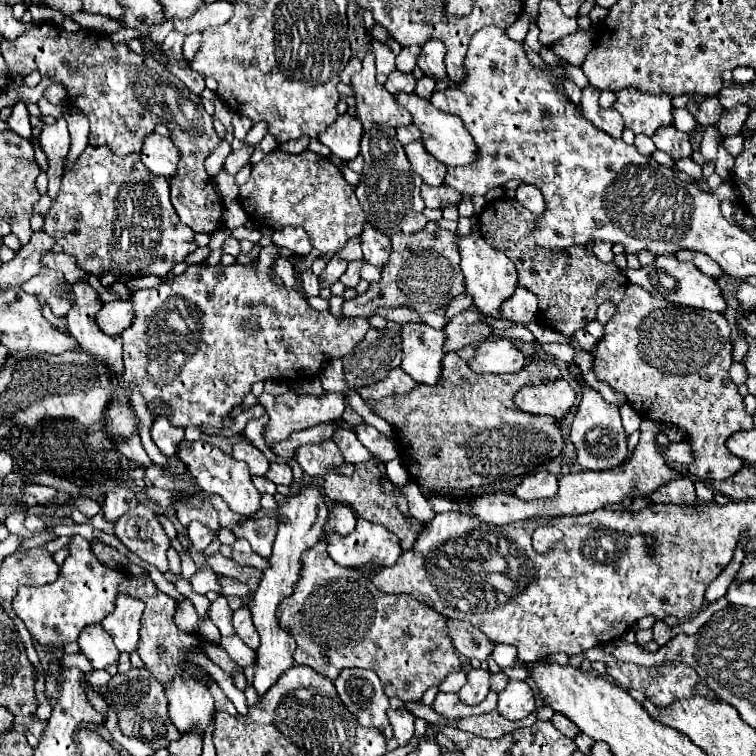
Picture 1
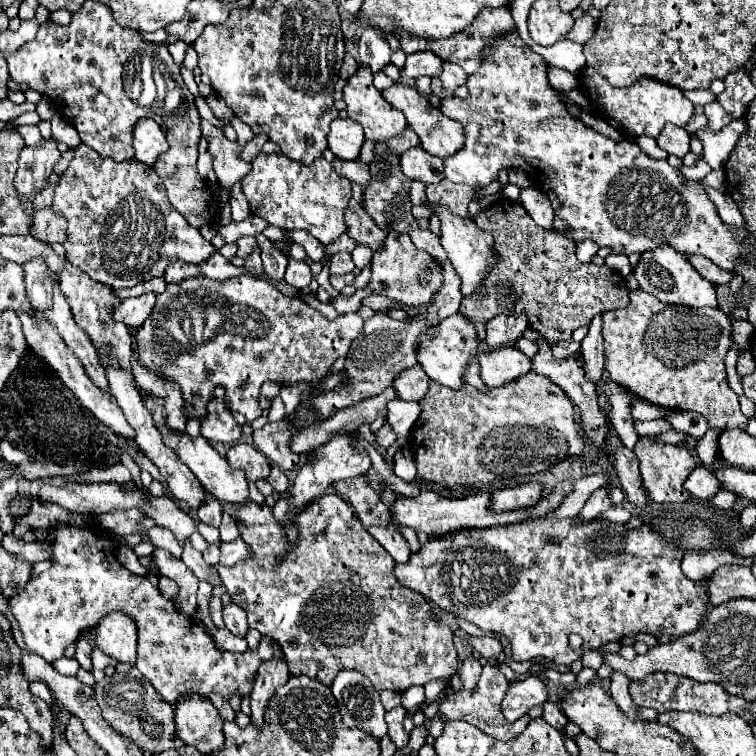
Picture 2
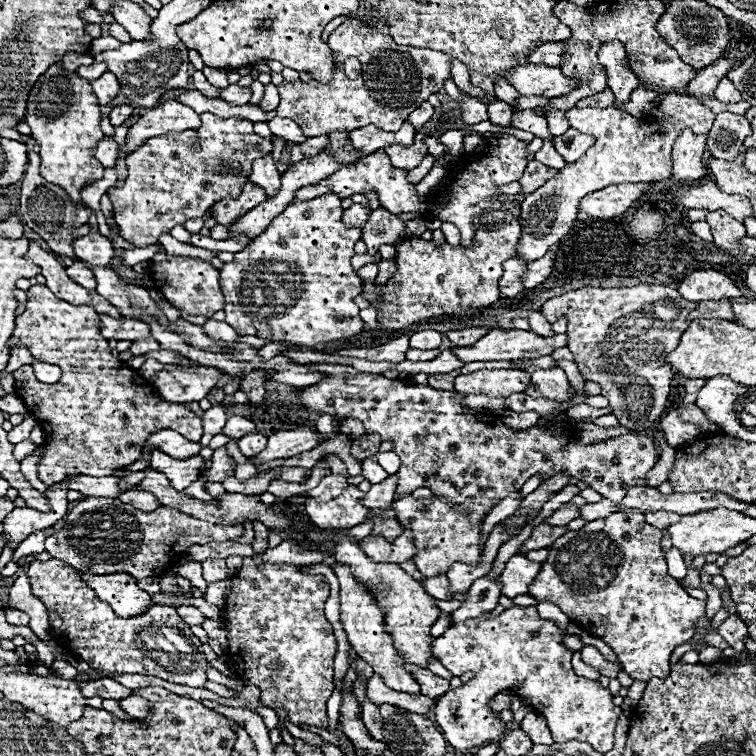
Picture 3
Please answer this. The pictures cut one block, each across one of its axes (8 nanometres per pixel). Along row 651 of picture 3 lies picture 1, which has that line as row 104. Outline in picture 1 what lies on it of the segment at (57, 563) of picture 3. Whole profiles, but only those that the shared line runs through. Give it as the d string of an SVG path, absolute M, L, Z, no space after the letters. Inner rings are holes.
M50 24L32 26L16 42L2 40L2 54L12 74L28 76L30 72L38 70L42 78L50 78L54 84L62 84L66 88L68 102L74 104L90 120L90 146L108 146L114 154L120 156L132 154L136 152L136 148L140 148L140 142L148 132L154 130L156 124L166 124L170 128L170 140L180 150L180 166L176 168L176 174L170 178L170 196L176 214L194 232L214 232L220 226L222 200L216 194L214 186L210 184L210 176L204 170L204 158L220 142L212 128L212 116L206 114L204 106L200 104L200 96L192 94L170 70L164 70L164 66L160 66L156 58L146 54L134 54L126 42L112 42L110 34L106 34L104 30L82 28L78 32L66 32ZM180 98L190 102L186 110L180 110Z

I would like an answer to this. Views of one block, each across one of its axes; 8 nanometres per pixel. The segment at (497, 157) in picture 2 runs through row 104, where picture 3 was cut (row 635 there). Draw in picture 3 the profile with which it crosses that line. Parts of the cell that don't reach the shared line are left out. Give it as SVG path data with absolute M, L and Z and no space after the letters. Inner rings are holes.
M514 606L498 616L486 612L452 625L435 638L432 651L452 674L474 672L470 682L440 696L434 708L444 738L456 750L468 750L496 740L490 738L494 722L488 704L504 690L522 694L532 702L536 712L548 720L554 742L580 740L592 744L602 754L612 750L614 728L622 710L612 704L608 688L572 672L570 658L574 652L564 648L564 632L552 620L542 620L534 606Z

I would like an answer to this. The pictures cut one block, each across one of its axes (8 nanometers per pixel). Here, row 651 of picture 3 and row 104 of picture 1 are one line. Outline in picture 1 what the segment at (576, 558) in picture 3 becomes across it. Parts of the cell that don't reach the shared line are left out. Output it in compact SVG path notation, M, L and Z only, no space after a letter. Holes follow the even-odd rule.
M632 88L616 92L614 110L624 118L624 126L634 134L652 136L660 126L672 124L672 98L668 94L648 94Z

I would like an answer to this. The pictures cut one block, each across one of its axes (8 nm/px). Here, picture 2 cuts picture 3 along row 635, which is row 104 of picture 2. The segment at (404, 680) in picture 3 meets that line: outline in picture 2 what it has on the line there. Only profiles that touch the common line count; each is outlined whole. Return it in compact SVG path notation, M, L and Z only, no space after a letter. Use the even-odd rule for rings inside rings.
M360 66L358 72L354 76L348 78L346 86L344 86L344 102L346 102L346 112L348 112L348 118L358 122L362 128L364 128L364 134L368 140L378 140L378 142L388 142L392 136L404 132L406 128L406 118L400 110L396 110L394 106L390 106L380 90L374 88L372 84L372 72L370 68L364 68Z

